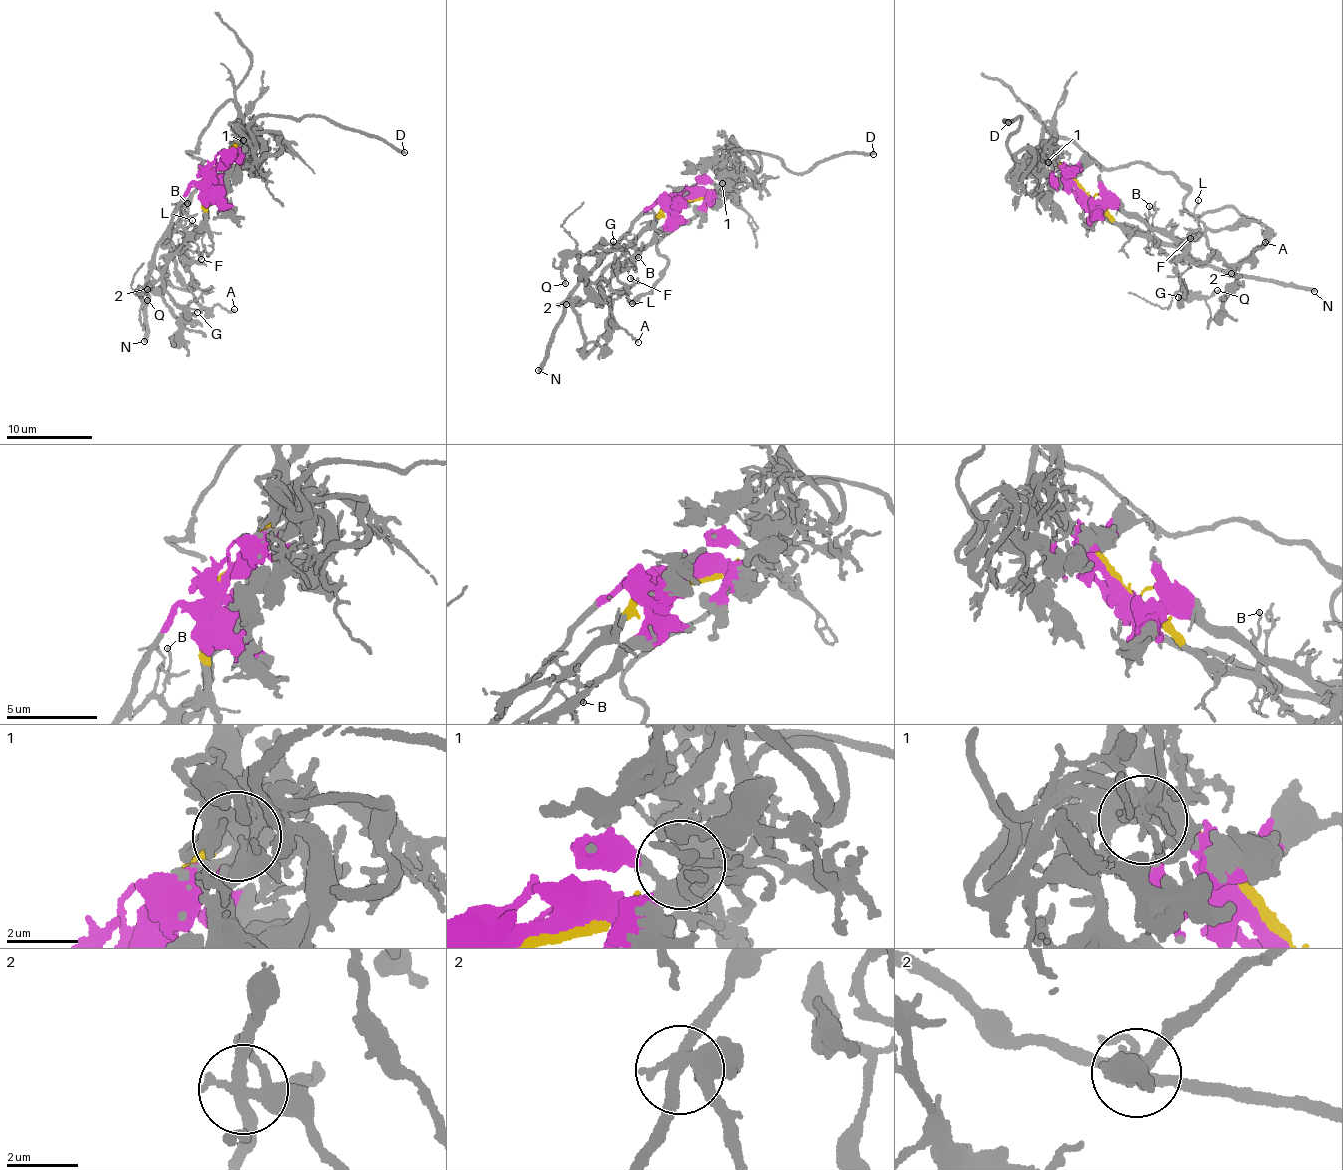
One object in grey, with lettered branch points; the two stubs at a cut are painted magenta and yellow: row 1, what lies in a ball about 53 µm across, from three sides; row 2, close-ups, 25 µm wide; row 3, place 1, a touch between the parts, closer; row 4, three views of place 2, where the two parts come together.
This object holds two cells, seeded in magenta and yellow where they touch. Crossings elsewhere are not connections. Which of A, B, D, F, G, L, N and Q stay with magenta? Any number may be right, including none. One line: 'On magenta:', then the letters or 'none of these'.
On magenta: D, F, N

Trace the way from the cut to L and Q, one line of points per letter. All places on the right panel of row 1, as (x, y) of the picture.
L: (1082, 192), (1128, 231), (1144, 235), (1153, 229), (1187, 238), (1201, 237), (1204, 231), (1195, 216), (1197, 199)
Q: (1082, 192), (1123, 228), (1147, 236), (1175, 264), (1176, 275), (1192, 294), (1208, 297), (1218, 290)

